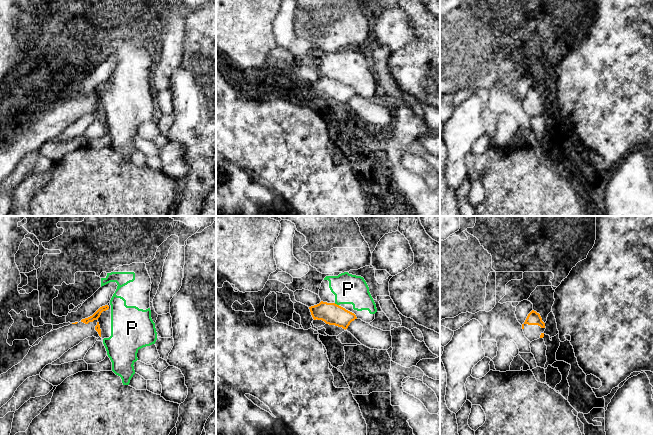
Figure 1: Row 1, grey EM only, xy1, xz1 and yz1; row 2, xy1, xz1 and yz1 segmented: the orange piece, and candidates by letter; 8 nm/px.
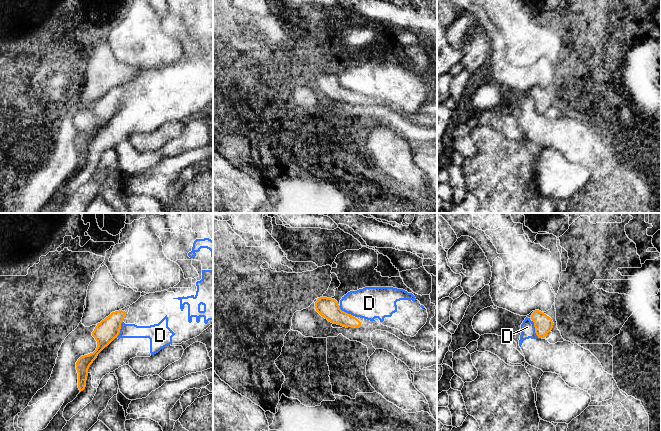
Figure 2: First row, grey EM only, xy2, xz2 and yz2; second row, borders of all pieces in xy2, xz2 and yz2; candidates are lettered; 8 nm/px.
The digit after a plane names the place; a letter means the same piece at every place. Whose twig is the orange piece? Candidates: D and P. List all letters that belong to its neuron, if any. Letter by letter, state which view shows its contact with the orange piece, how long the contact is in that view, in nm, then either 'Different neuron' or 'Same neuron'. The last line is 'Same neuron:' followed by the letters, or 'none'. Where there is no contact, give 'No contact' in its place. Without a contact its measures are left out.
D: Touches orange in yz2. Shared border 150 nm. Different neuron
P: Touches orange in xz1. Shared border 40 nm. Different neuron
Same neuron: none

